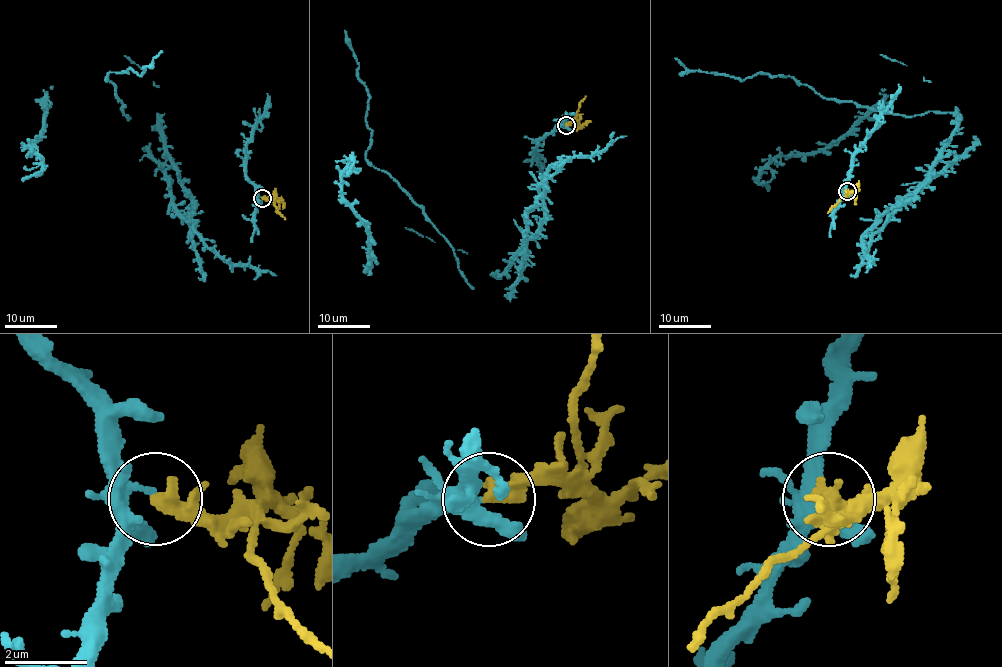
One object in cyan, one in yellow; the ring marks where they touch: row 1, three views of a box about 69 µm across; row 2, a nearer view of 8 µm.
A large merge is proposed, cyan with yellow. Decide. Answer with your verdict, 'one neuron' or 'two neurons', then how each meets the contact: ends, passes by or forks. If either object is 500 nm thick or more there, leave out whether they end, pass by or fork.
two neurons; cyan ends there; yellow passes by

